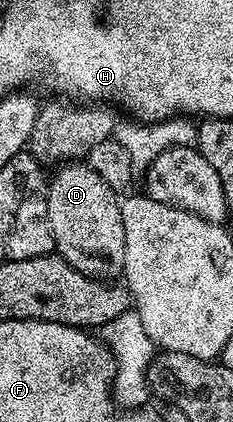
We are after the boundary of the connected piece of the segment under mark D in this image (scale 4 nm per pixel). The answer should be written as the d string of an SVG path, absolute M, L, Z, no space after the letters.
M66 163L48 181L48 223L54 236L54 249L76 271L85 277L96 277L109 282L122 272L124 263L124 223L119 194L108 187L94 169L85 163Z

